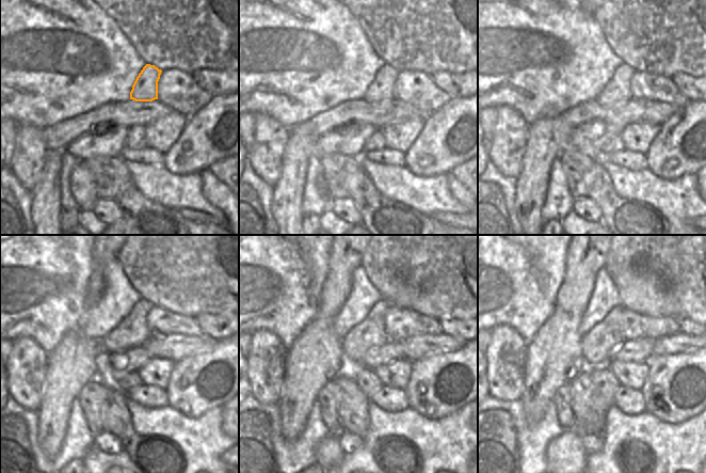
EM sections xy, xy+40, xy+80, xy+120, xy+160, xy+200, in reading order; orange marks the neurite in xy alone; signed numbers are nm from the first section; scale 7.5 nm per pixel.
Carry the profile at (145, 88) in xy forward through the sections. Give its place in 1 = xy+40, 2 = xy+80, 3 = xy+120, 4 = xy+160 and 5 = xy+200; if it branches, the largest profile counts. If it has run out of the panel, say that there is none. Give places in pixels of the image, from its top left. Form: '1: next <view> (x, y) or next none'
1: next xy+40 (382, 89)
2: next xy+80 (616, 92)
3: next xy+120 (131, 332)
4: next xy+160 (369, 333)
5: next xy+200 (597, 345)

